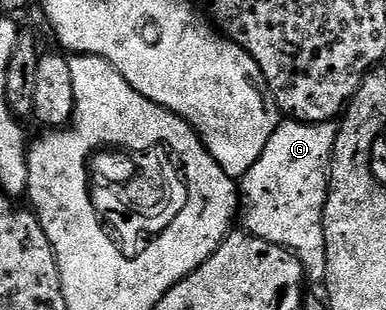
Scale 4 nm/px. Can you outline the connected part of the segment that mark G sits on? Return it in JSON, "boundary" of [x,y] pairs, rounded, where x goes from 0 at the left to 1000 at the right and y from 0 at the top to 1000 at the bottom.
{"boundary":[[[723,387],[674,513],[663,513],[663,526],[653,526],[653,539],[622,577],[622,713],[637,723],[635,748],[650,765],[671,765],[694,784],[715,784],[715,797],[751,806],[780,848],[790,890],[824,913],[842,910],[850,874],[834,684],[855,600],[855,503],[873,432],[865,390],[801,403],[785,390]]]}

